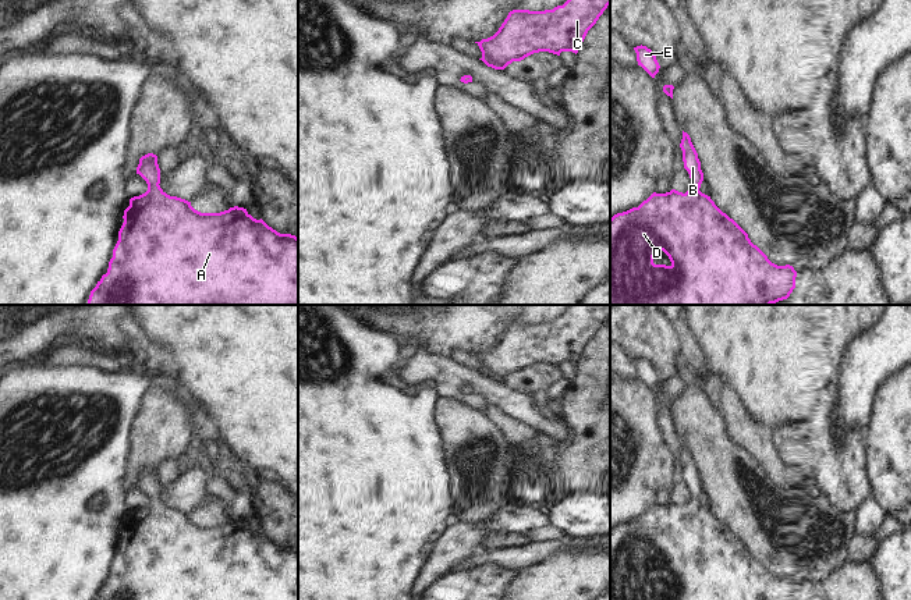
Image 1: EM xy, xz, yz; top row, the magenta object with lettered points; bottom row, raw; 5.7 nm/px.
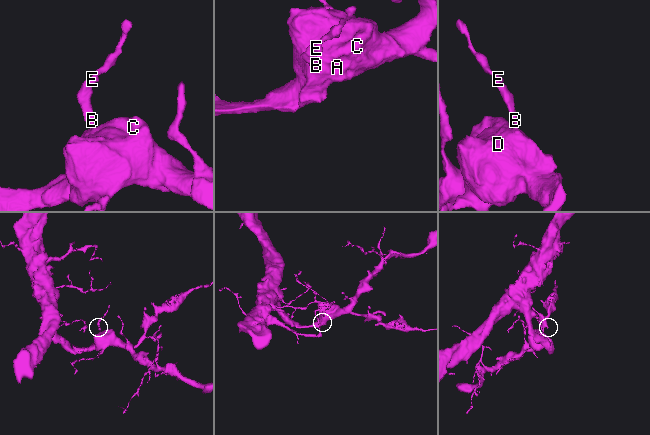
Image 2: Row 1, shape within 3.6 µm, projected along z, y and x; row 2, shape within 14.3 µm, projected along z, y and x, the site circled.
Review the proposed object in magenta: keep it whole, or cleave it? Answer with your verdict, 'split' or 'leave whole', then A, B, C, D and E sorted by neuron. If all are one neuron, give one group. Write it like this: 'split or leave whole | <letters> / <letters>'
leave whole | A B C D E

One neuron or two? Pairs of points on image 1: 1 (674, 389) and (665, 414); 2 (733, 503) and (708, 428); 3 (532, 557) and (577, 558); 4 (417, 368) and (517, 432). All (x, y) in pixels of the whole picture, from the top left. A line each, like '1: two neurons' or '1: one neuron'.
1: one neuron
2: one neuron
3: two neurons
4: two neurons

